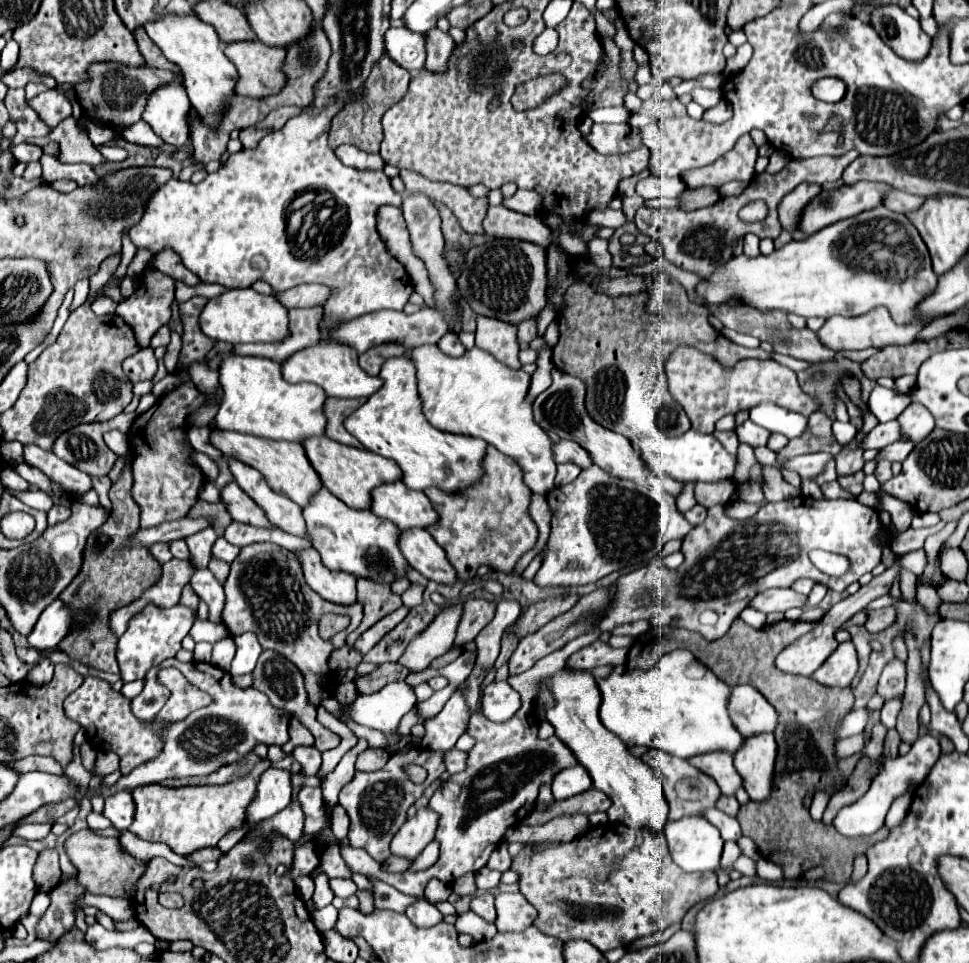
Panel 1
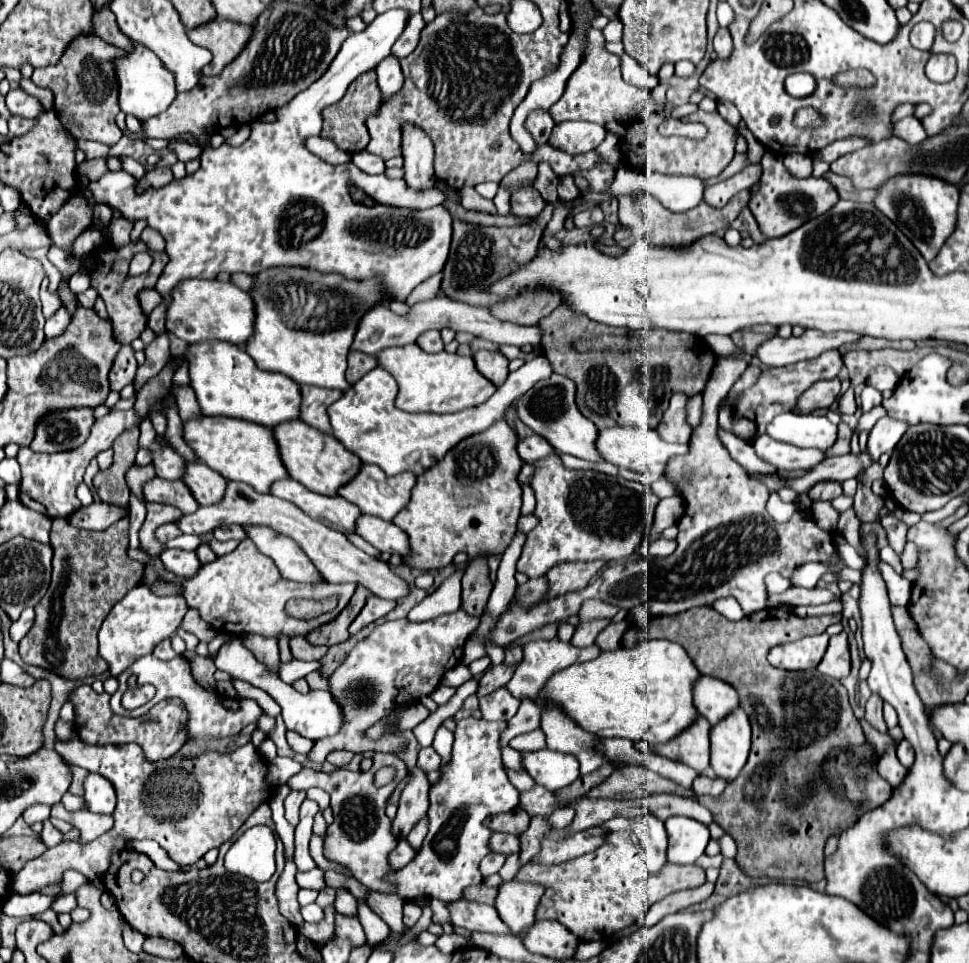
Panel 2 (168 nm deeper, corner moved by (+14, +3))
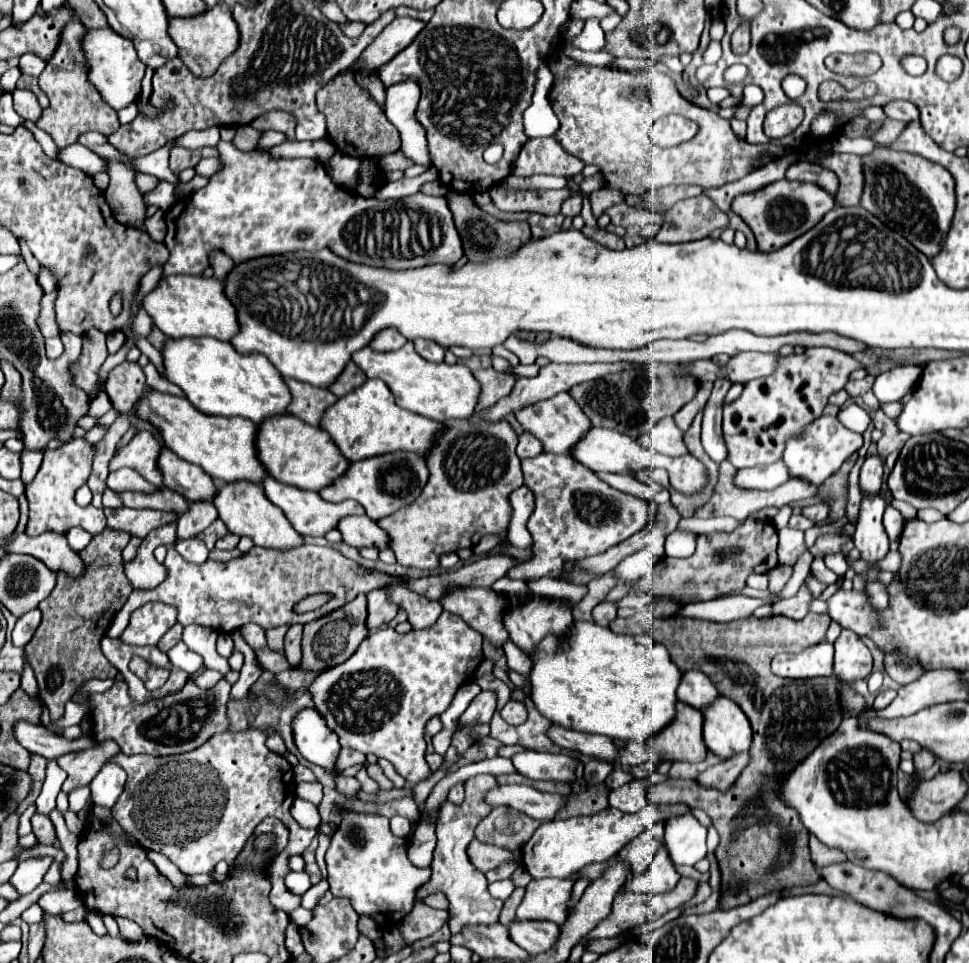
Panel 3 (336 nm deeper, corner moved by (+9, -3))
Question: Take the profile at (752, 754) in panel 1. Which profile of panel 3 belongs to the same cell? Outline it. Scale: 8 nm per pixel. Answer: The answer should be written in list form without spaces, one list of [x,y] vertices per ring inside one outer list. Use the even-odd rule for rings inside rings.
[[[719,695],[713,703],[703,707],[701,713],[703,741],[715,755],[731,757],[751,747],[751,725],[735,701]]]

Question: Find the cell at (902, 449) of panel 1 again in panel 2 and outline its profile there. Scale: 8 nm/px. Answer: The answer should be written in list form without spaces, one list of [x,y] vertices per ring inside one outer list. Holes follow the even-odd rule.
[[[848,453],[848,455],[840,455],[840,457],[828,457],[822,463],[818,463],[818,467],[810,469],[804,477],[792,479],[788,483],[780,483],[776,479],[766,479],[766,487],[770,491],[778,491],[780,487],[792,487],[798,493],[808,491],[814,483],[818,483],[818,479],[834,479],[834,481],[846,481],[850,477],[856,477],[862,469],[868,469],[872,465],[872,457],[868,453]]]

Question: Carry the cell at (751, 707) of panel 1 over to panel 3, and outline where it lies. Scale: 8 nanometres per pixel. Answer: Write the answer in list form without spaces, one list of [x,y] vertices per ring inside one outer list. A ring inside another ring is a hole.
[[[689,669],[681,673],[681,683],[677,687],[677,699],[701,709],[703,705],[709,705],[713,701],[713,697],[719,695],[715,693],[715,685],[711,685],[711,681],[707,681],[707,677],[703,677],[703,673]]]

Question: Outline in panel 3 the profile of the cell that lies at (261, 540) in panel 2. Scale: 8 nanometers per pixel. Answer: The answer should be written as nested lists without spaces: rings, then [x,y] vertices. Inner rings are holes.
[[[233,481],[221,485],[211,503],[217,507],[219,519],[225,523],[225,527],[231,533],[239,537],[243,535],[251,537],[255,545],[263,545],[267,549],[277,549],[277,551],[291,551],[303,545],[301,535],[295,533],[295,529],[291,529],[291,523],[287,521],[287,517],[283,517],[283,511],[275,507],[265,497],[263,489],[251,481]]]

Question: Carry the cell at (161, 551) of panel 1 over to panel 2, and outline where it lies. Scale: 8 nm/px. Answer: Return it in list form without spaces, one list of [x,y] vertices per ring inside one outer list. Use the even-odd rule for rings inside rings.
[[[162,525],[162,527],[156,529],[156,539],[158,539],[162,545],[166,545],[166,541],[170,541],[170,539],[174,539],[174,537],[178,537],[178,535],[180,535],[180,531],[178,531],[178,527],[174,527],[174,525]]]

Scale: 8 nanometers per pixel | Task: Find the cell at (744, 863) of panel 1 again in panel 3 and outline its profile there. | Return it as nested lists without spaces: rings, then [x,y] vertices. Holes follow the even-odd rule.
[[[675,865],[675,869],[677,869],[679,875],[683,875],[683,877],[691,877],[691,879],[695,879],[695,881],[707,881],[707,873],[699,873],[695,867]]]

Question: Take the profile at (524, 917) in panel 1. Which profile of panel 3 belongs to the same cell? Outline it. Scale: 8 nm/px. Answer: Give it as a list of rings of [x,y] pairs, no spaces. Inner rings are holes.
[[[533,879],[517,907],[517,919],[545,919],[563,925],[573,893],[571,879]]]

